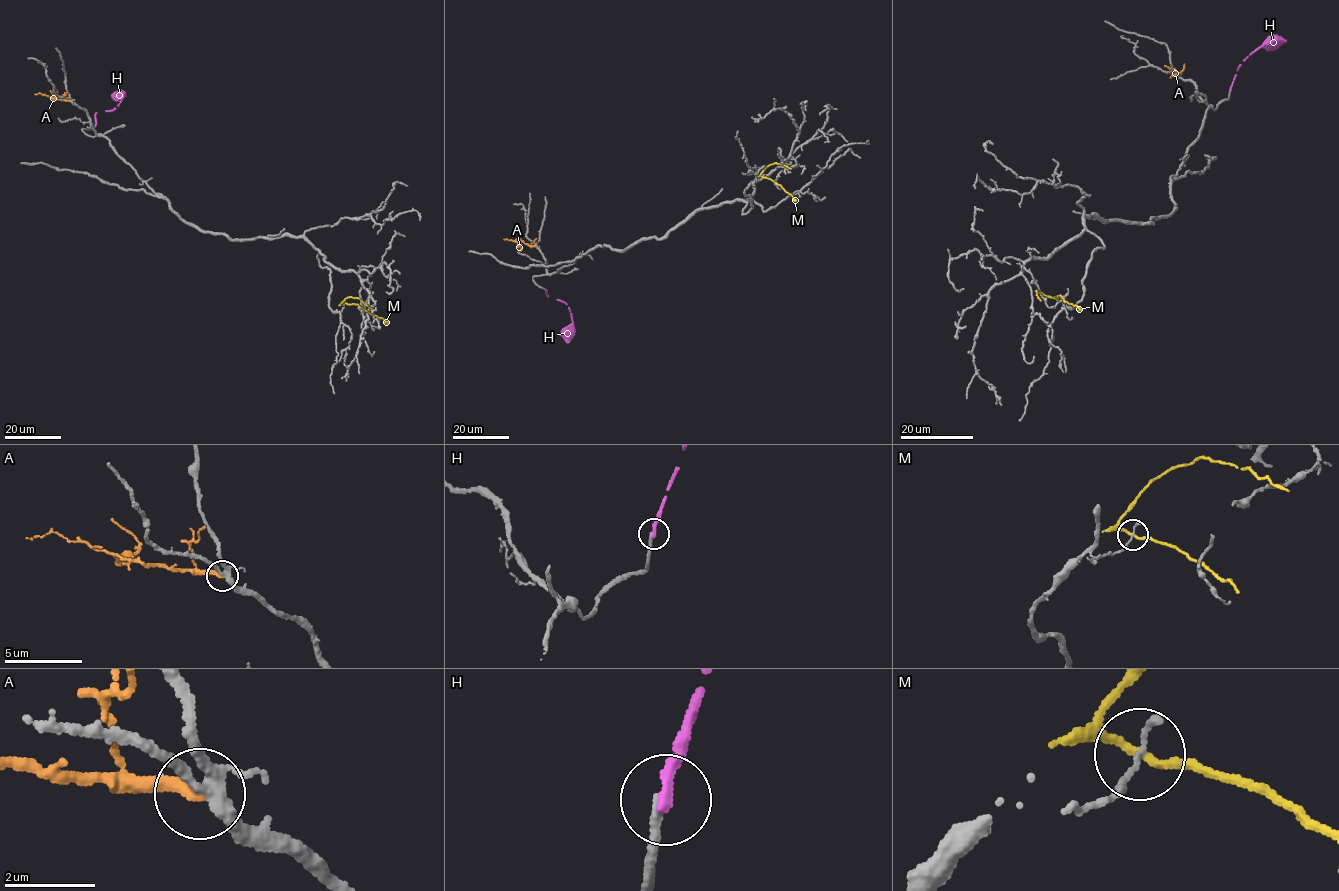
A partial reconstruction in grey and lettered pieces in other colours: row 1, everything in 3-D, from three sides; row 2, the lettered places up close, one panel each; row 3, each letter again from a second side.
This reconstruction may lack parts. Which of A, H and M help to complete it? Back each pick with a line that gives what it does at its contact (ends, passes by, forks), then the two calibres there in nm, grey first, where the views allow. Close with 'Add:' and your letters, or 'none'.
Add: none

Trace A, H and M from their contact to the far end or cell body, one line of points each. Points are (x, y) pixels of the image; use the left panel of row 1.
A: (70, 101), (35, 94)
H: (96, 124), (95, 114), (116, 108), (123, 98), (120, 96)
M: (343, 302), (358, 305), (384, 322)

